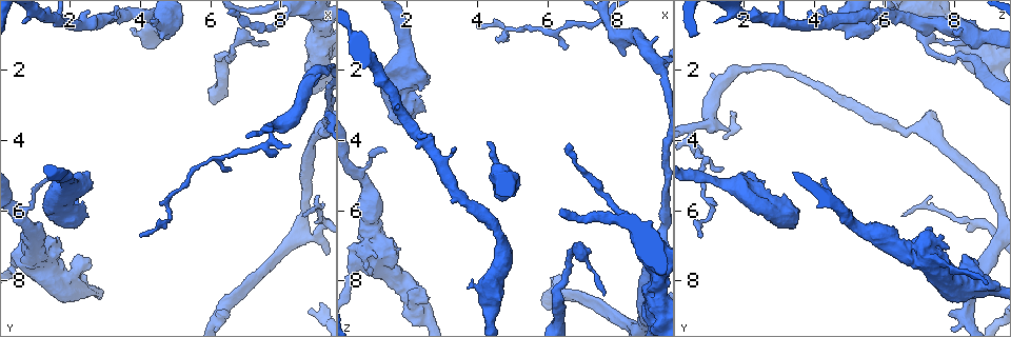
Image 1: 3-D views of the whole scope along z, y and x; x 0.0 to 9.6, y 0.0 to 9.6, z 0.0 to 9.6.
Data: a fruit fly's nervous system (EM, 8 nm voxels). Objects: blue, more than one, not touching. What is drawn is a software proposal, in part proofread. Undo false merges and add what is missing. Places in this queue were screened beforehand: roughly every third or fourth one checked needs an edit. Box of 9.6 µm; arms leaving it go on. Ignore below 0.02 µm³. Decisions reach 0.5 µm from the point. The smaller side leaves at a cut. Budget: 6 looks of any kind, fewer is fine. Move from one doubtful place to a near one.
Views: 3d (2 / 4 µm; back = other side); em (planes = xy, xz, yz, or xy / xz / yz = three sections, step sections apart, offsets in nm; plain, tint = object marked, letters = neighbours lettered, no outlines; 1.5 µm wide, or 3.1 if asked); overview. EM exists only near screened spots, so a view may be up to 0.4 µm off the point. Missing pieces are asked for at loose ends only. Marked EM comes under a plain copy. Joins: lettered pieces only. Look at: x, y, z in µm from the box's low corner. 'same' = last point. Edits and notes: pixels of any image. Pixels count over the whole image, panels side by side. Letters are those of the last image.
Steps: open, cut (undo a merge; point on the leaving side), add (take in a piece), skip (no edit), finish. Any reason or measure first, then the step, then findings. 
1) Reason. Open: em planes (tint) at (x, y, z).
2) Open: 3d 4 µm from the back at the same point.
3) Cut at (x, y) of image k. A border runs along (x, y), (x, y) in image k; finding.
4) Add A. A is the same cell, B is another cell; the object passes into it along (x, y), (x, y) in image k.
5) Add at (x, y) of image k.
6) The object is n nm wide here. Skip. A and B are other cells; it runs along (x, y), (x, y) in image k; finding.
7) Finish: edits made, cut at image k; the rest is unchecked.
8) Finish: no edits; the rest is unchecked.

Calibre changes. Open: em planes (tint) at (9.10, 1.95, 1.85).

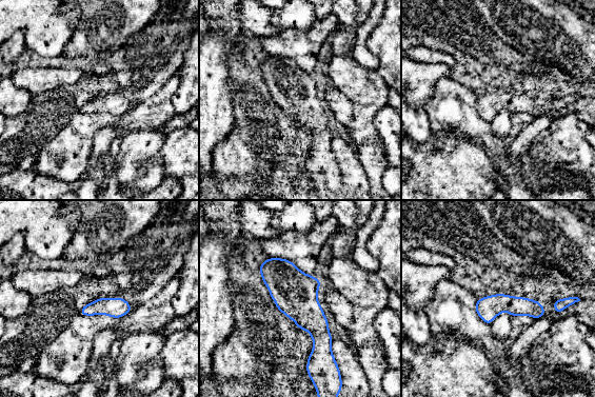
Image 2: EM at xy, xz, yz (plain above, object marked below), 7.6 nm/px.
What lies round it. Open: em planes (letters) at the same point.

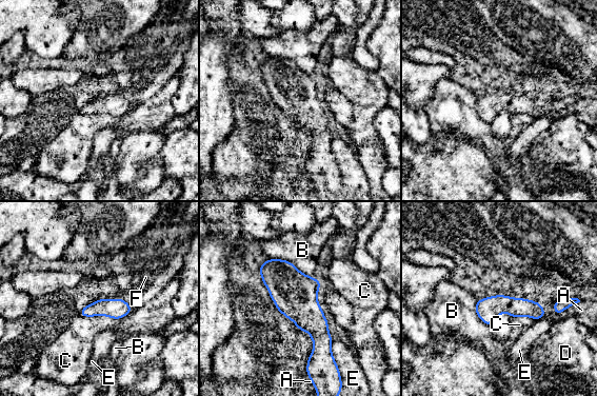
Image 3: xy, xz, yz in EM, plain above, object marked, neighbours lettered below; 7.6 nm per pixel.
The object is 160 nm wide here. Skip. A, B, C, D, E and F are other cells; a border runs along (132, 311), (120, 318), (79, 315) in image 3; all the same neuron.

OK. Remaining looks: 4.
Free end. Open: 3d 4 µm at (2.40, 5.15, 2.55).

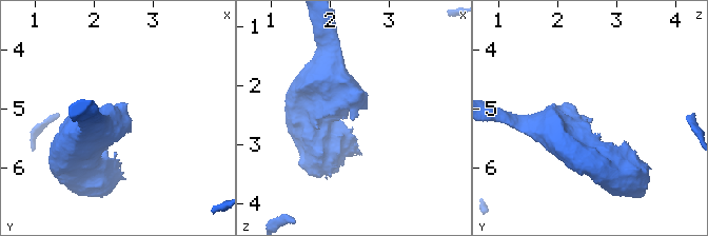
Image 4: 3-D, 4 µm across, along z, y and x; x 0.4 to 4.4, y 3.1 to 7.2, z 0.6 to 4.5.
Need the tissue. Open: em planes (letters) at (2.45, 5.20, 2.55).

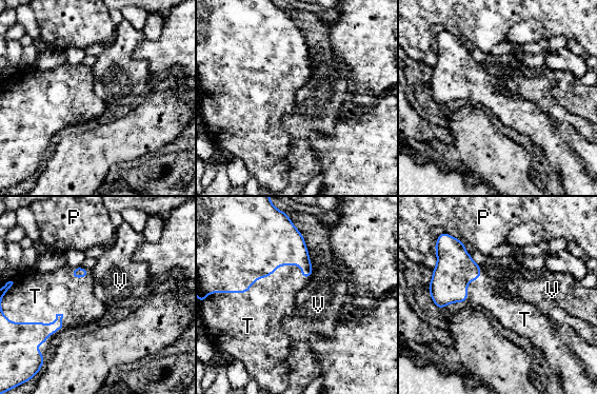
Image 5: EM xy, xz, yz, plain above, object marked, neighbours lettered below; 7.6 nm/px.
Add at (270, 300) of image 5. T is the same cell, P and V are other cells; the neuron continues.

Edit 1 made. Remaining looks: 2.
Finish: edits made, add at image 5; the rest is unchecked.

